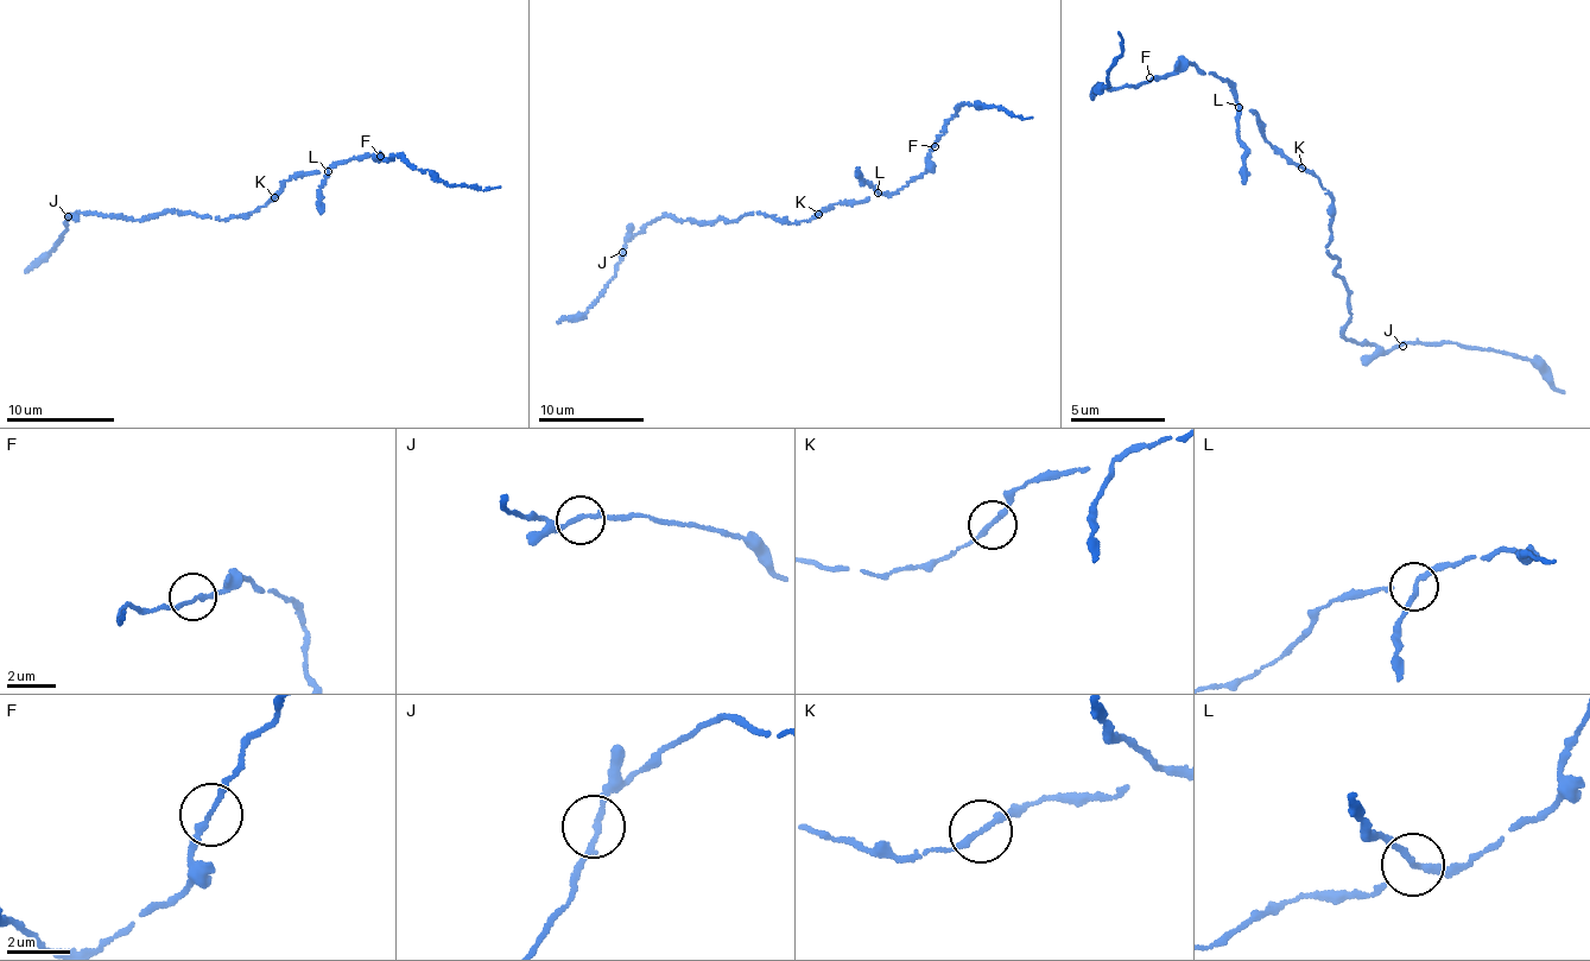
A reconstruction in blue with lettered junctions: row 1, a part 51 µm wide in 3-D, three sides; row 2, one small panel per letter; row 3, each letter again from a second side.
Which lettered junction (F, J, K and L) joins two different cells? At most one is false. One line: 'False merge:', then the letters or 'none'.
False merge: L

